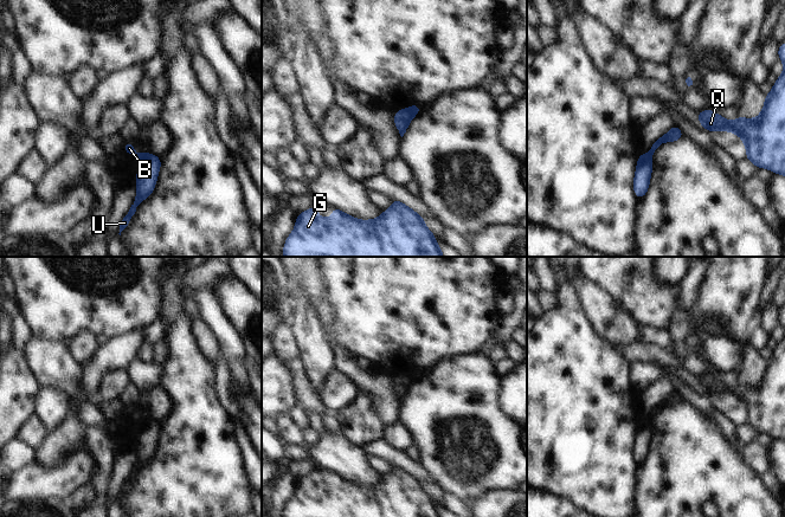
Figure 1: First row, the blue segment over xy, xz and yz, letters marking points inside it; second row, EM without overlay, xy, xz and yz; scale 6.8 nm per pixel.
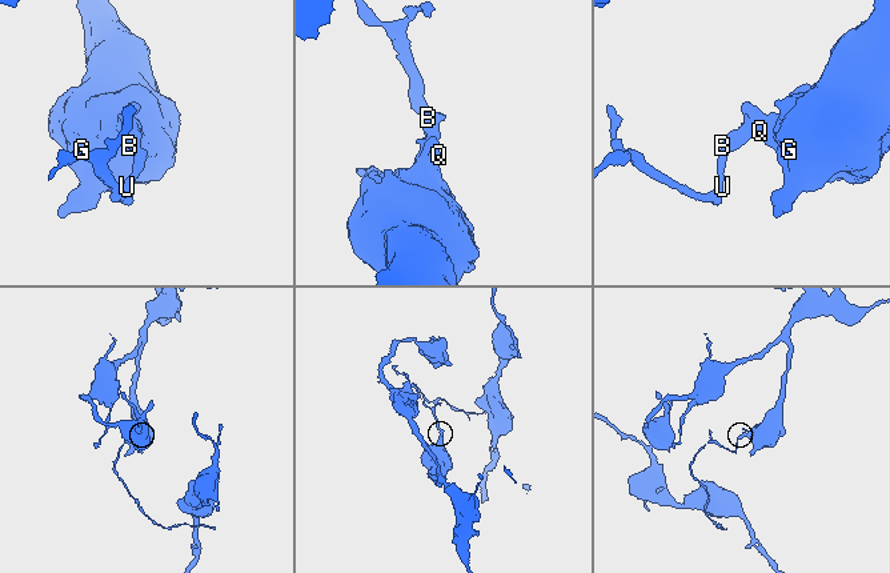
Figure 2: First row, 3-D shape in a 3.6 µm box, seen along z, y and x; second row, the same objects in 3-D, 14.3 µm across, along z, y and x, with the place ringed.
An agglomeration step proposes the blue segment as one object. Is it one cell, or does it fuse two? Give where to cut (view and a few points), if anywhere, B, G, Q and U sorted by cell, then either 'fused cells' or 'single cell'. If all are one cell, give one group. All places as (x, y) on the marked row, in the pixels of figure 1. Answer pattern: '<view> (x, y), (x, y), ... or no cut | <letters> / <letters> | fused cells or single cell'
xy (148, 154), (141, 160) | B G Q / U | fused cells

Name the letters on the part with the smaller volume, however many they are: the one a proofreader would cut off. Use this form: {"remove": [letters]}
{"remove": ["U"]}

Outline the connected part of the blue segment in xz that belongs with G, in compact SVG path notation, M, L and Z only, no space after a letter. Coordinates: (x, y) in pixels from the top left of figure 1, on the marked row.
M392 199L391 208L372 220L353 218L336 207L332 207L330 219L320 218L318 208L320 206L313 205L308 211L296 214L295 228L282 247L284 257L444 257L424 218L397 199Z

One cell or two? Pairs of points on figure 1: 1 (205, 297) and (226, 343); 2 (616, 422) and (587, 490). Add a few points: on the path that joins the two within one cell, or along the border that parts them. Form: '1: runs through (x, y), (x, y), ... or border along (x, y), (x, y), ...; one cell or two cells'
1: runs through (212, 309), (212, 312), (226, 331); one cell
2: runs through (599, 439), (591, 447), (591, 473); one cell

